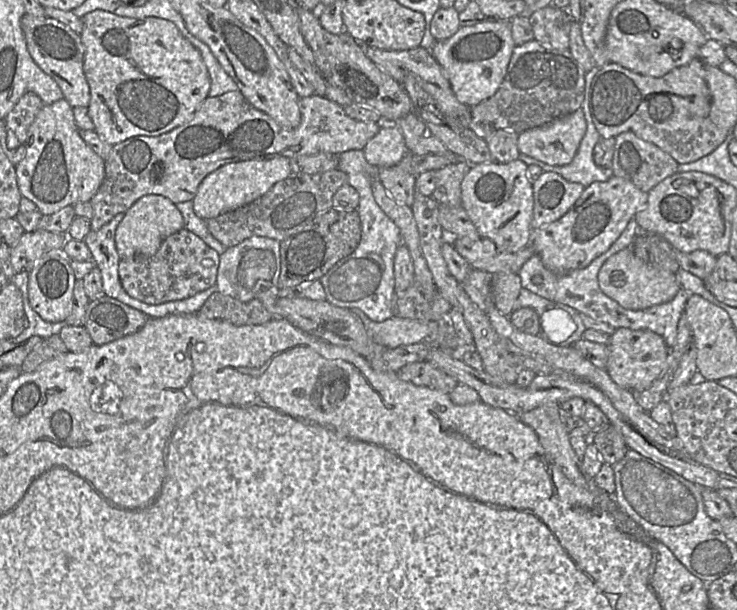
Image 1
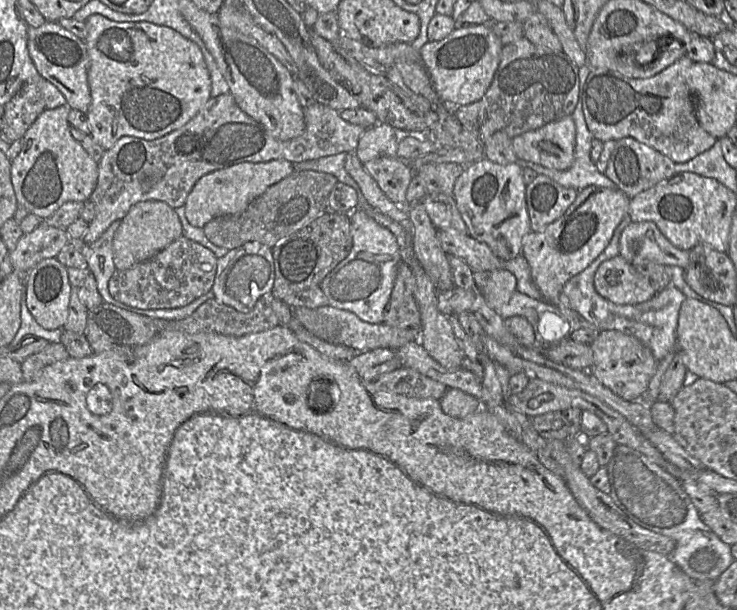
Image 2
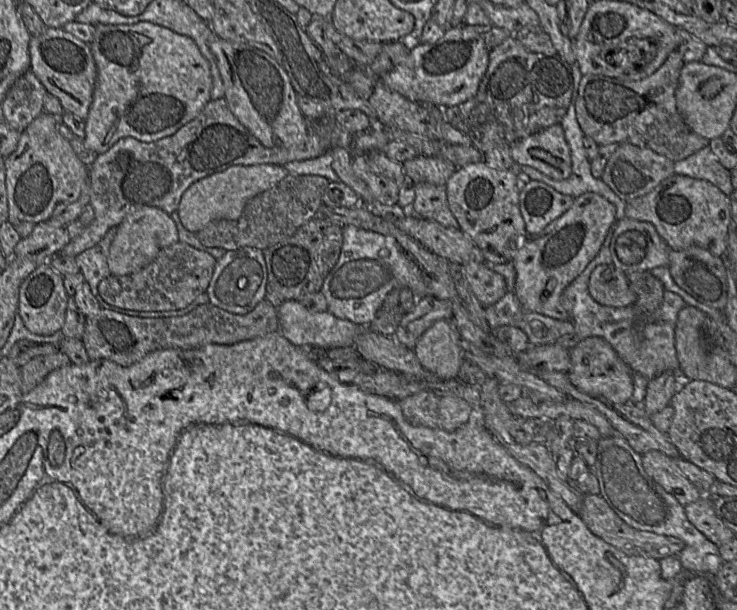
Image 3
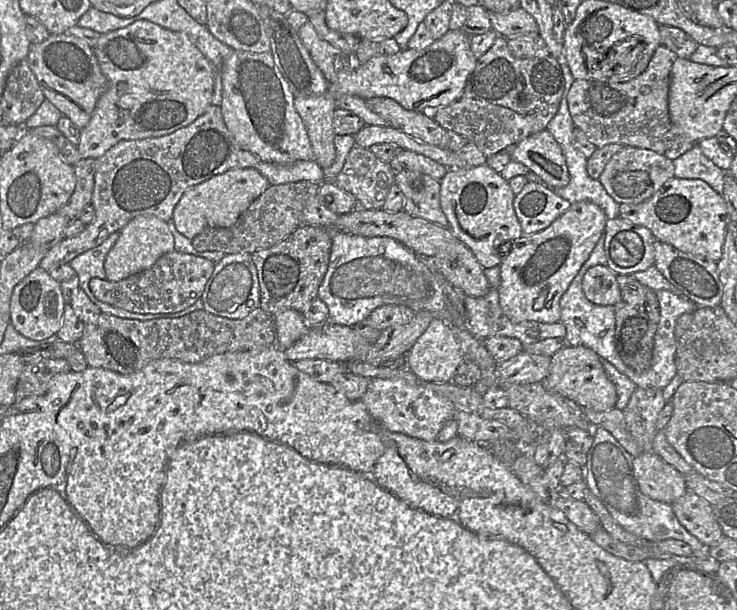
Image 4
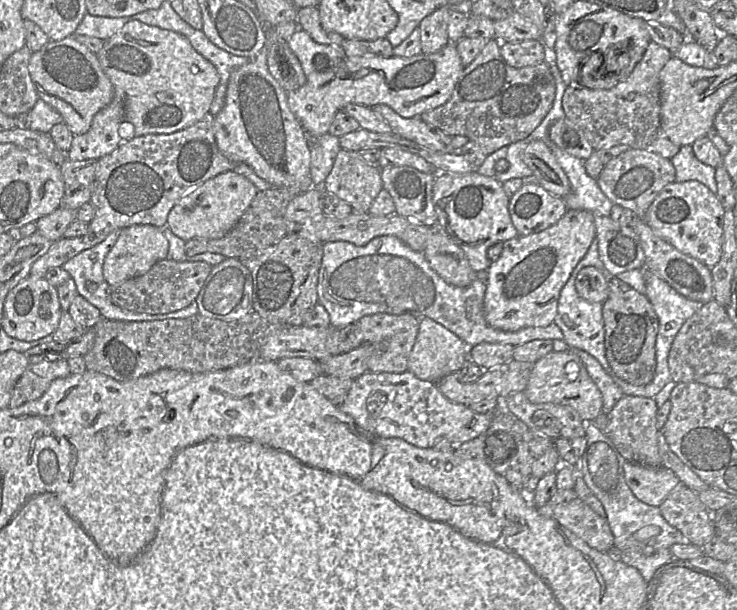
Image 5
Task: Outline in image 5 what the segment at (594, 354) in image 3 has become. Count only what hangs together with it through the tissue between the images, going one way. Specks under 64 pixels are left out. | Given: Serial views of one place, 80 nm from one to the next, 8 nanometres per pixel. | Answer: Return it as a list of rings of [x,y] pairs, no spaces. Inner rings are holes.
[[[573,350],[552,351],[538,359],[533,365],[524,393],[534,404],[569,406],[578,412],[583,421],[592,422],[602,413],[602,394],[589,376],[580,356]]]

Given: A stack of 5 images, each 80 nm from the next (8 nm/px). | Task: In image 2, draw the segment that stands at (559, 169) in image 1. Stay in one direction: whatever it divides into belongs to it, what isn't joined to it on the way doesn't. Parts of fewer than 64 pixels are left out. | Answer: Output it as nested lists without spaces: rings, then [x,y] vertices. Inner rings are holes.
[[[580,94],[578,104],[571,116],[576,126],[576,143],[572,166],[565,171],[559,171],[535,163],[529,163],[526,164],[525,168],[530,168],[538,175],[544,175],[553,179],[563,187],[574,188],[578,191],[589,186],[598,186],[609,189],[616,188],[615,184],[604,173],[600,173],[595,163],[591,161],[591,144],[594,138],[587,128],[584,119]]]

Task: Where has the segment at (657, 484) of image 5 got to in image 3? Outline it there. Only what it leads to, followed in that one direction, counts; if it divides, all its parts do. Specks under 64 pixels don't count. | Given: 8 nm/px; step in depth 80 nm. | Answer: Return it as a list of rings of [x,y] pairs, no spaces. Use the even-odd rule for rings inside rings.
[[[654,450],[644,453],[642,465],[645,472],[682,506],[703,497],[697,487],[681,473],[674,460],[663,453]]]

